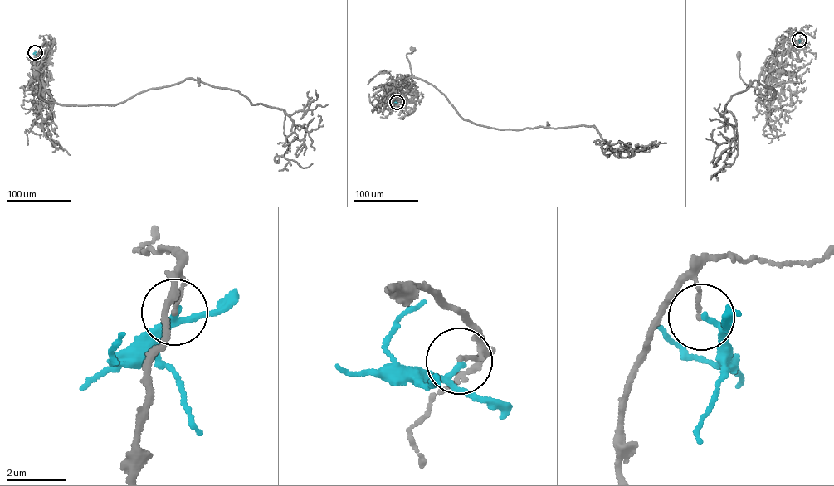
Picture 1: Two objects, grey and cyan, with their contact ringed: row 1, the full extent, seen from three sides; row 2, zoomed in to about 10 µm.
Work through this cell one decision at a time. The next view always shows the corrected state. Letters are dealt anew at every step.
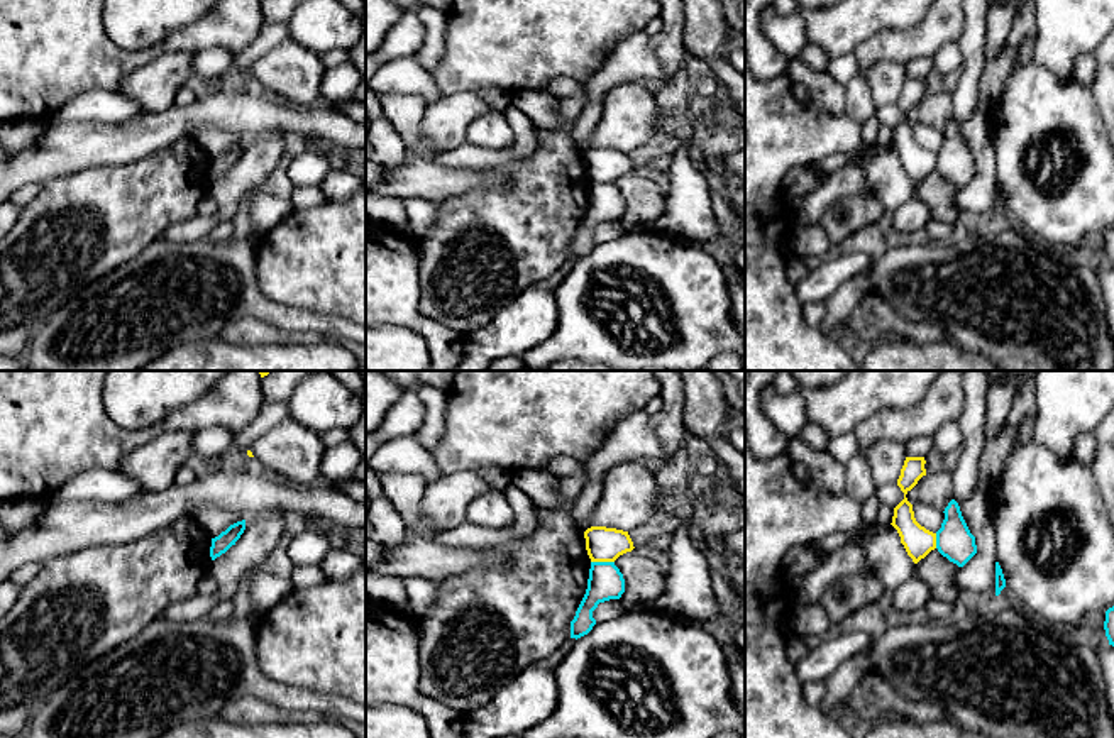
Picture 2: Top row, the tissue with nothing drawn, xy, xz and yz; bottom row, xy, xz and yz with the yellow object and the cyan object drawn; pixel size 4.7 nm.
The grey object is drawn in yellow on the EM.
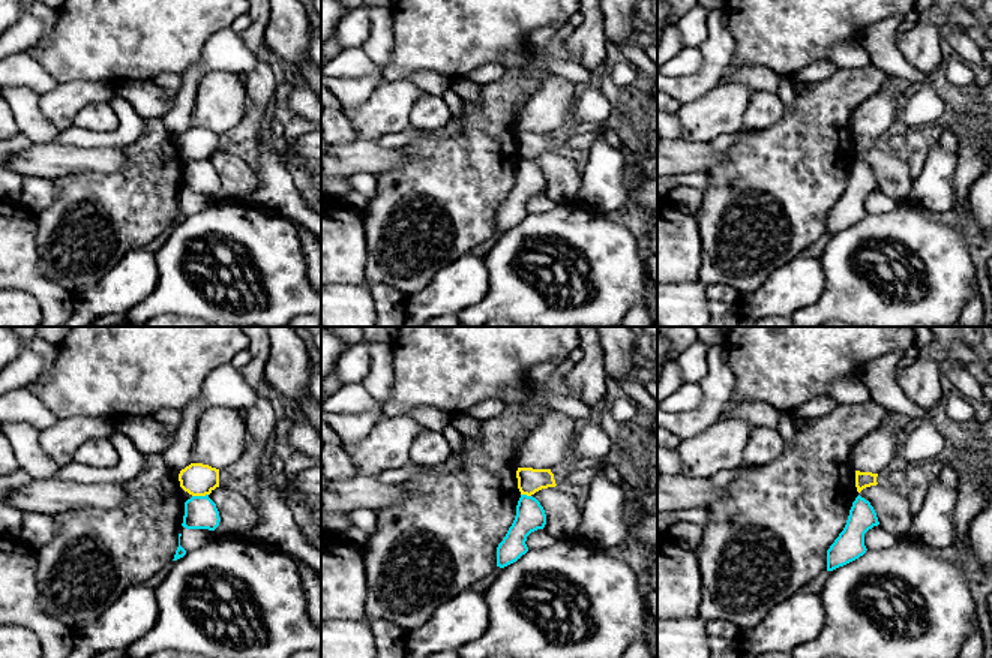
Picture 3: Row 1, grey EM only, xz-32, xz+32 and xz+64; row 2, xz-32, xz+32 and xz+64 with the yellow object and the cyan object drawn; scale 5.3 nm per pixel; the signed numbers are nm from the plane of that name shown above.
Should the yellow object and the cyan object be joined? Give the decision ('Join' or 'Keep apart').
Keep apart

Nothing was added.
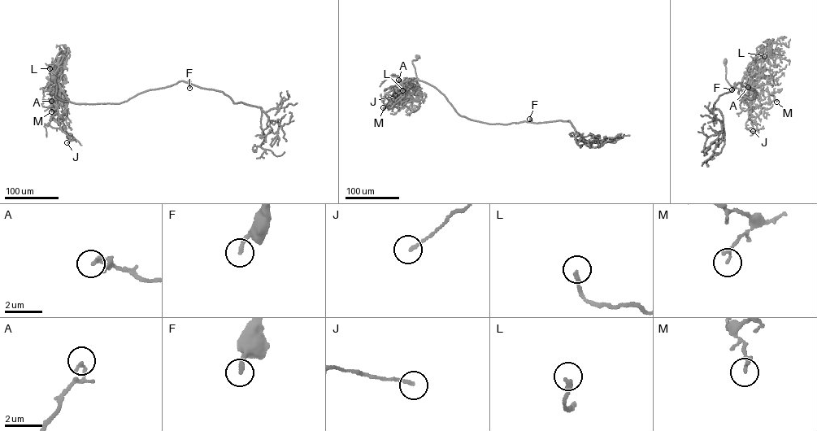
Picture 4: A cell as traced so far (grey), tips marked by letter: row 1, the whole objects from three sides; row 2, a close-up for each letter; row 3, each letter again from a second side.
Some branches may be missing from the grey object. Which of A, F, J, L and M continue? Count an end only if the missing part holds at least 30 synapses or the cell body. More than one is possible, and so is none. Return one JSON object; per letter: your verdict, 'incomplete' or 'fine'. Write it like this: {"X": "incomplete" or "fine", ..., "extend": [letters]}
{"A": "fine", "F": "incomplete", "J": "fine", "L": "fine", "M": "fine", "extend": ["F"]}

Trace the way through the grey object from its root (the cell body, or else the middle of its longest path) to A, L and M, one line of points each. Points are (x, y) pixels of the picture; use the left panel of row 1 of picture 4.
A: (54, 77), (56, 97), (71, 102), (68, 102), (65, 111), (59, 115), (51, 101)
L: (54, 77), (56, 97), (71, 102), (49, 68)
M: (54, 77), (56, 97), (71, 102), (58, 116), (58, 123), (52, 119), (55, 114), (51, 111)

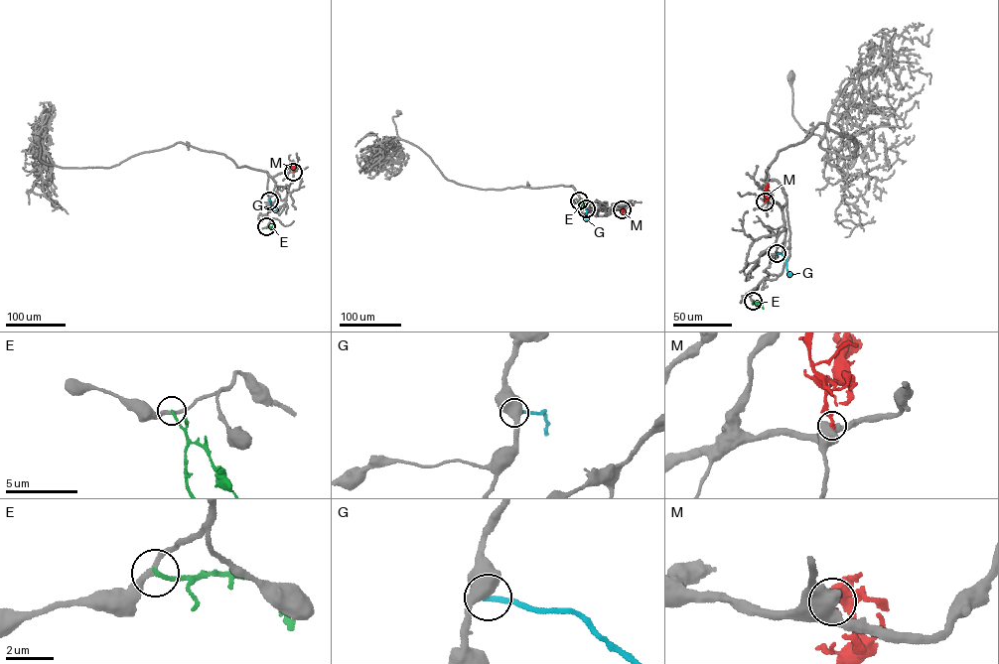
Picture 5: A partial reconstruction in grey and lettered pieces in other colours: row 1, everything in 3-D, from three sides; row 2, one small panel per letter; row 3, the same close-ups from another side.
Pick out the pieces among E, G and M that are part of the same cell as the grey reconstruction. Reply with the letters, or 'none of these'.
none of these

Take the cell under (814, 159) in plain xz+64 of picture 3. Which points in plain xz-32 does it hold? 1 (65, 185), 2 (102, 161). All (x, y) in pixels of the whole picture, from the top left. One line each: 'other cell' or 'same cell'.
1: same cell
2: other cell

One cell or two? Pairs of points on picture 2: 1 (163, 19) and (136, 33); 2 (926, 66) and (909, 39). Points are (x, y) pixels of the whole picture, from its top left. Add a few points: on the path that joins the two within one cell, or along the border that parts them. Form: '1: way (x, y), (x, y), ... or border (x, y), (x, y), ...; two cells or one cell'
1: way (156, 19), (149, 19), (143, 26); one cell
2: border (930, 56), (916, 56), (904, 65); two cells

